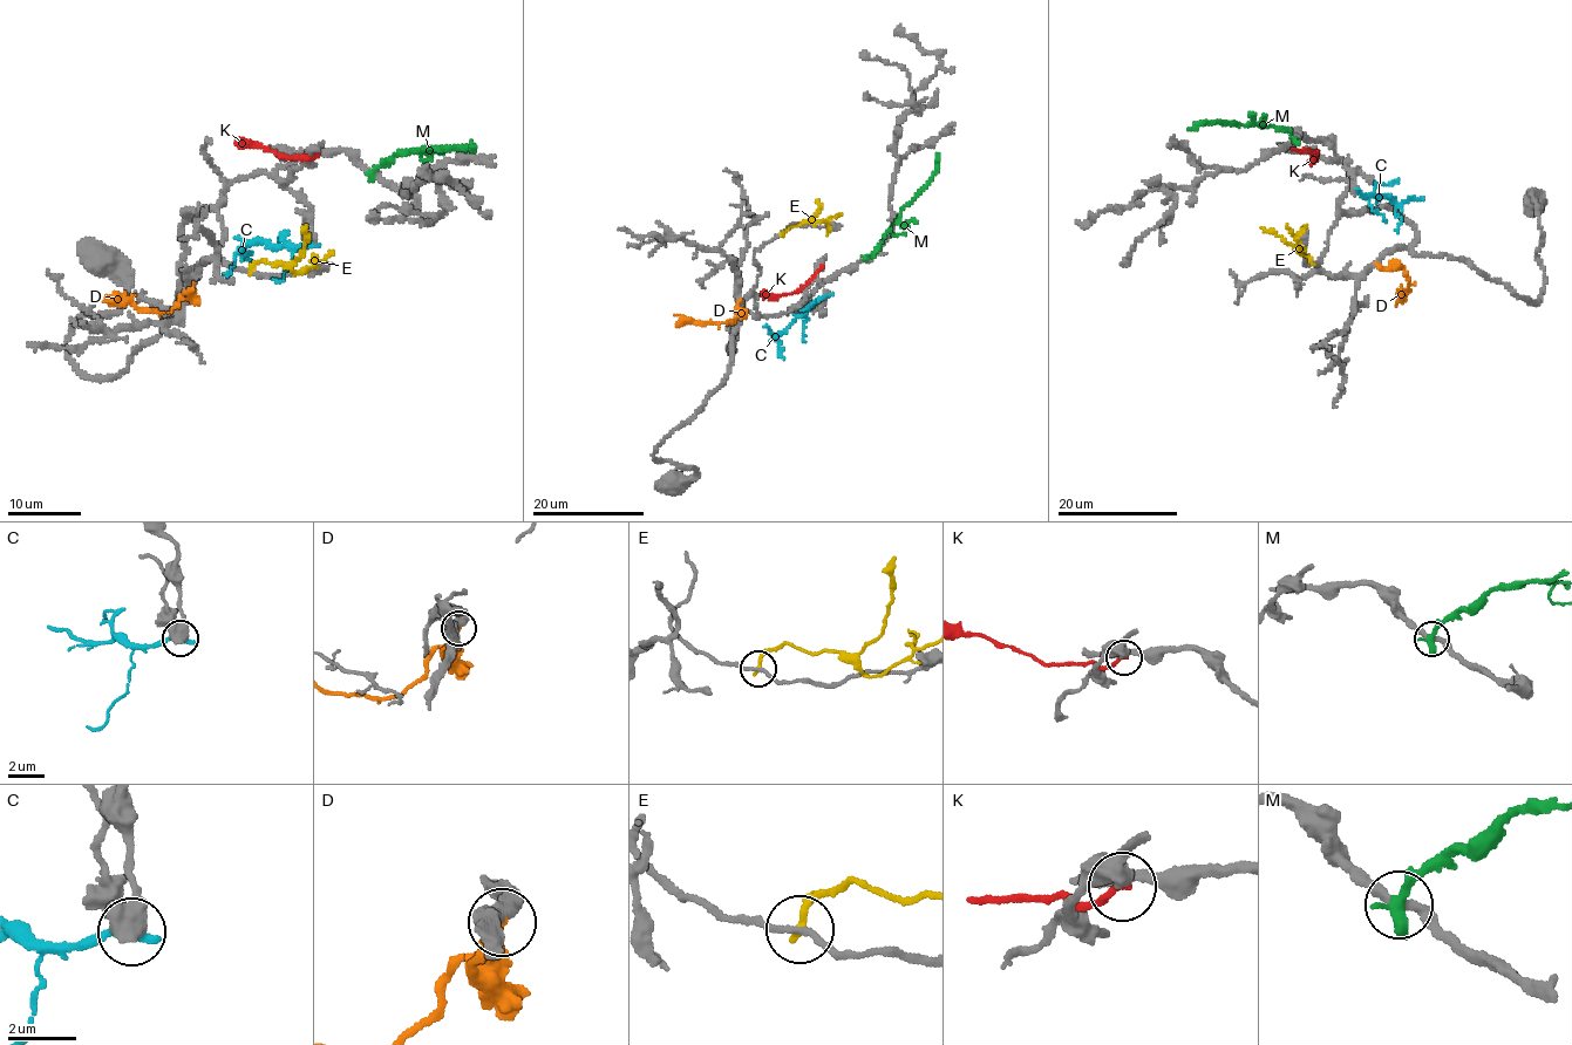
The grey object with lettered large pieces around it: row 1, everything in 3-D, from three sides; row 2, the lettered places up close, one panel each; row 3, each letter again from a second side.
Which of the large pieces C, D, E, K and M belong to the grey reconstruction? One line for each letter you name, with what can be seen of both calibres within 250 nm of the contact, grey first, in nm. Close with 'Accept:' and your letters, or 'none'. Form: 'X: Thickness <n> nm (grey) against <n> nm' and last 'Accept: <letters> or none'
Accept: none

